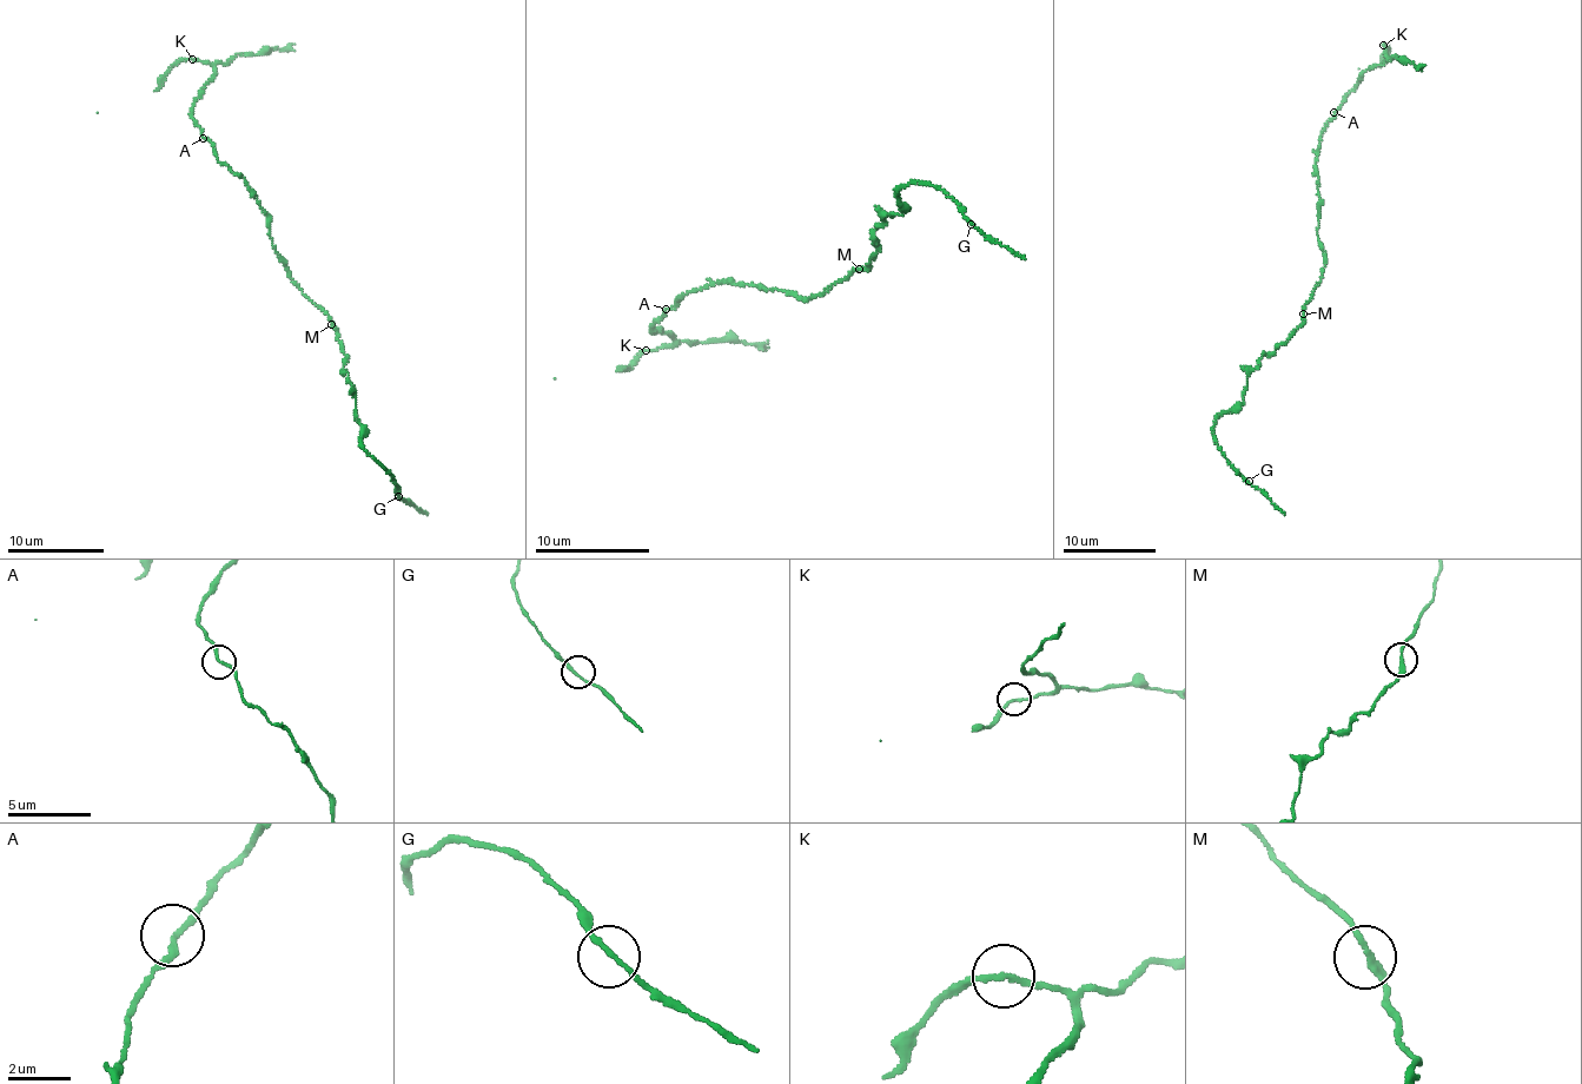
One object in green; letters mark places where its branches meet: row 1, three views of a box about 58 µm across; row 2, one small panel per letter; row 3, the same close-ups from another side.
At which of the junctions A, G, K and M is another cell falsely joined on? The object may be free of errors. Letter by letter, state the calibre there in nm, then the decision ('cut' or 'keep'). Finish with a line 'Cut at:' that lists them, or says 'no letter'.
A: calibre 170 nm; keep
G: calibre 160 nm; keep
K: calibre 170 nm; cut
M: calibre 180 nm; keep
Cut at: K

